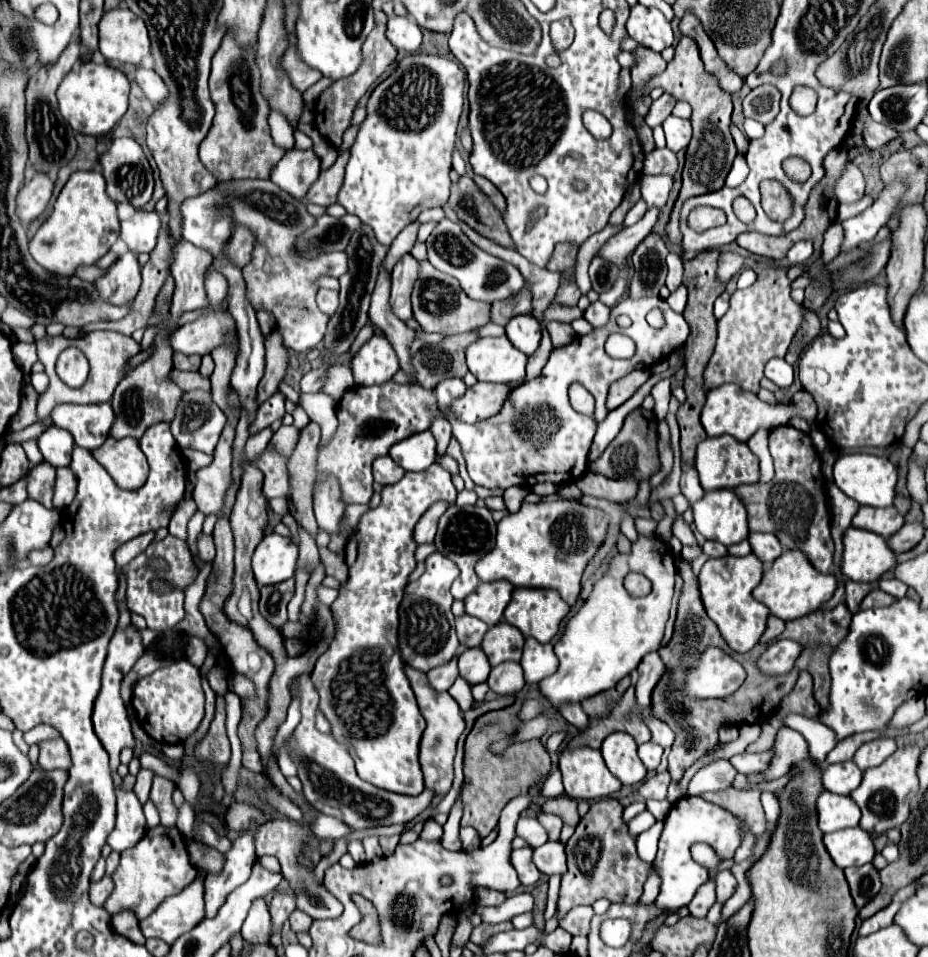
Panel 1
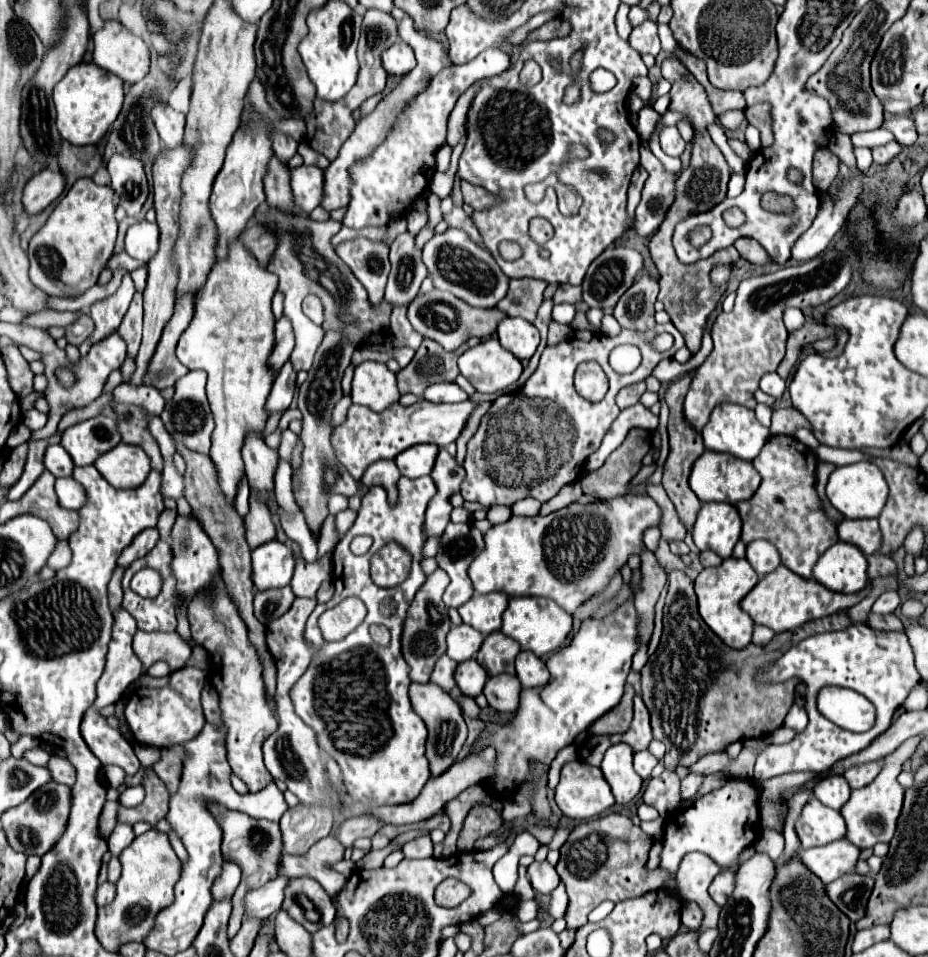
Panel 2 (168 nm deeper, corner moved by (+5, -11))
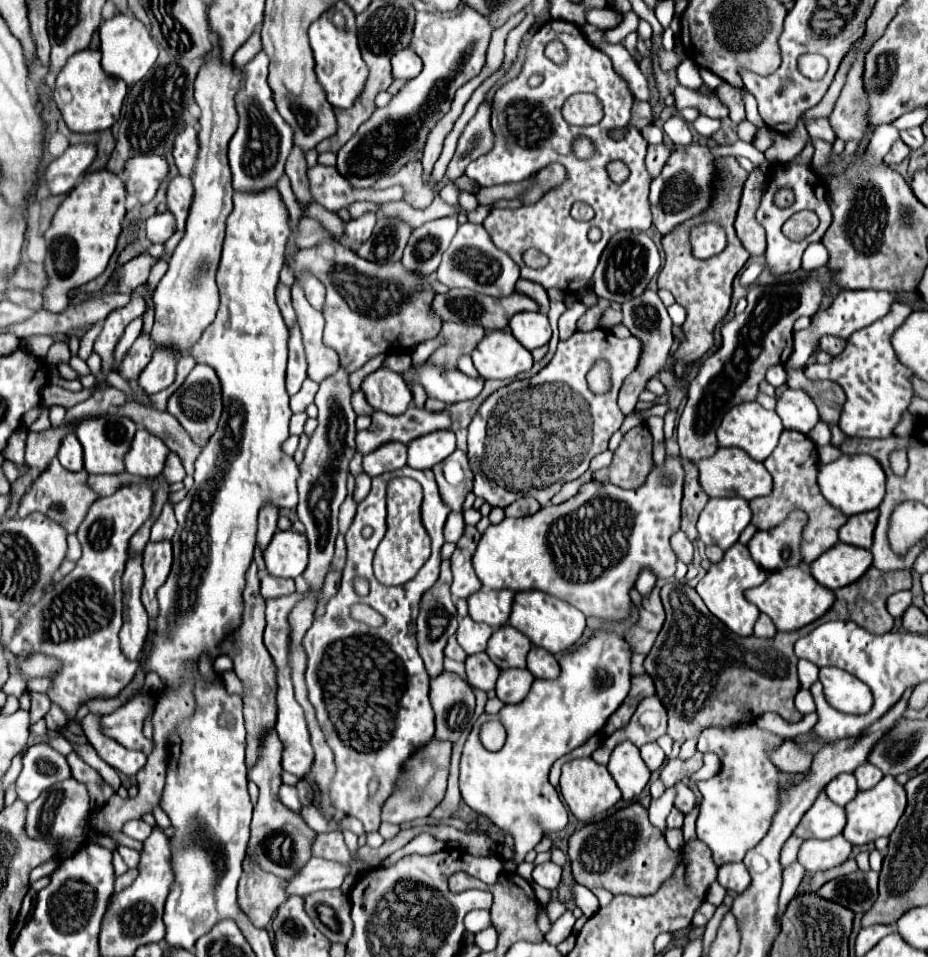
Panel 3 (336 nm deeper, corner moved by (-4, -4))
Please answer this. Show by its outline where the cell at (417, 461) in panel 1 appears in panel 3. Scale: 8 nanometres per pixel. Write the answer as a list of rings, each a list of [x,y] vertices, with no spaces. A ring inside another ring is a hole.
[[[433,431],[409,443],[407,465],[413,469],[431,469],[447,459],[455,449],[457,445],[453,431]]]

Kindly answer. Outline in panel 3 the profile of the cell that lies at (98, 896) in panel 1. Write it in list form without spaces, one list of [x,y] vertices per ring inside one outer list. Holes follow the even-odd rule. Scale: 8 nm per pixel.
[[[129,869],[129,871],[123,873],[121,877],[117,877],[117,881],[115,881],[115,891],[119,893],[119,891],[123,891],[125,887],[129,887],[129,885],[135,881],[135,877],[137,877],[137,869]]]

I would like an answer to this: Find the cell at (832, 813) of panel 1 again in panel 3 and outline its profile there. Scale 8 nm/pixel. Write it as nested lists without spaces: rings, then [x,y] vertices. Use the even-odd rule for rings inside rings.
[[[823,791],[815,799],[813,807],[803,815],[799,827],[795,827],[793,835],[801,839],[831,839],[839,835],[845,827],[845,809],[835,805]]]

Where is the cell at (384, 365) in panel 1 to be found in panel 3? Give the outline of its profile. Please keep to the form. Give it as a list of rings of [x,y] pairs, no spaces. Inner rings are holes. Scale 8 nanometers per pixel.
[[[377,369],[375,373],[371,373],[363,381],[361,391],[365,393],[367,403],[375,411],[383,411],[387,415],[405,413],[411,399],[413,399],[403,377],[399,373],[389,371],[389,369]]]

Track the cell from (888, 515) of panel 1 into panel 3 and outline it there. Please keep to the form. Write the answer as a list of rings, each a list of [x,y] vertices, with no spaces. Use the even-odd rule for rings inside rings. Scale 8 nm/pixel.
[[[873,509],[873,511],[859,513],[855,517],[849,517],[847,523],[839,529],[839,541],[847,545],[869,549],[873,543],[873,529],[877,523],[877,515],[879,511]]]

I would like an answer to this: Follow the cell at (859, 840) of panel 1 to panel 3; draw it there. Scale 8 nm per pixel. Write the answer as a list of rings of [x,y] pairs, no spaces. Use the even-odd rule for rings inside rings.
[[[837,835],[827,841],[807,839],[799,849],[799,863],[809,873],[827,871],[831,867],[841,865],[849,857],[851,849],[853,849],[851,843],[843,835]]]

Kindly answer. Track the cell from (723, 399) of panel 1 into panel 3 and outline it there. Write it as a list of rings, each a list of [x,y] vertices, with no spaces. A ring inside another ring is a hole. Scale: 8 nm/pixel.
[[[751,401],[751,403],[735,405],[731,411],[727,411],[721,427],[717,429],[717,439],[721,447],[737,447],[747,451],[755,461],[765,461],[777,447],[781,431],[783,431],[783,423],[779,415],[775,411],[763,409],[757,401]]]

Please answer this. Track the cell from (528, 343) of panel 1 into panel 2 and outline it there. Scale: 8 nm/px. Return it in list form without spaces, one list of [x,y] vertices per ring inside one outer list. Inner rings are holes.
[[[504,318],[498,324],[500,344],[518,360],[530,360],[540,342],[538,330],[522,318]]]

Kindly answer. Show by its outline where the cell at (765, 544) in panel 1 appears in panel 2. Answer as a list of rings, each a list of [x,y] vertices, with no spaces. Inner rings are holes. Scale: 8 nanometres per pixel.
[[[754,540],[746,548],[746,560],[752,564],[756,574],[762,578],[780,566],[778,550],[766,540]]]

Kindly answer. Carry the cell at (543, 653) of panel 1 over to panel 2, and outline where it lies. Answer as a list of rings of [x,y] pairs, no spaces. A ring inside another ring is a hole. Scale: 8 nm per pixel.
[[[520,652],[516,658],[516,676],[522,684],[522,688],[536,688],[544,686],[550,678],[550,672],[534,652]]]

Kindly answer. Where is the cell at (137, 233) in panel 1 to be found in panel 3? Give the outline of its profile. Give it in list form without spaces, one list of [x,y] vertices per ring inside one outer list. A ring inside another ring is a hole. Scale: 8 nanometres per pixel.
[[[171,211],[157,213],[145,221],[145,237],[153,243],[165,243],[175,233],[175,217]]]

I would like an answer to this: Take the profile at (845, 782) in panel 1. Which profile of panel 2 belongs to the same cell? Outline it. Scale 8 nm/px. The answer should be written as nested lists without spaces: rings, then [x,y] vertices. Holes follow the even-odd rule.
[[[832,774],[832,776],[818,780],[812,792],[822,804],[826,804],[834,810],[840,810],[846,804],[846,800],[850,798],[850,786],[848,786],[846,778],[840,774]]]

